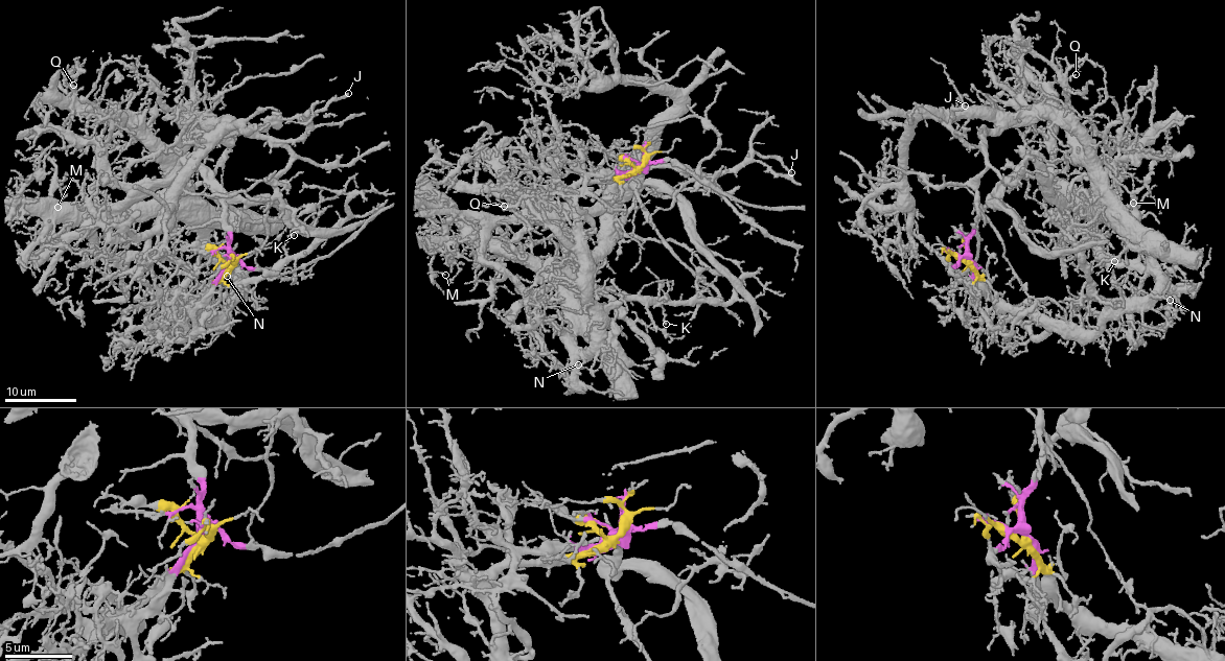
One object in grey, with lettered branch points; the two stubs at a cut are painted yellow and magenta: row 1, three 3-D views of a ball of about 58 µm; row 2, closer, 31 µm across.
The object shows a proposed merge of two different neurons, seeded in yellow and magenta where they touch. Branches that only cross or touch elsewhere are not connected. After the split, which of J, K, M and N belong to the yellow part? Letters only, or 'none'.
J, K, N

